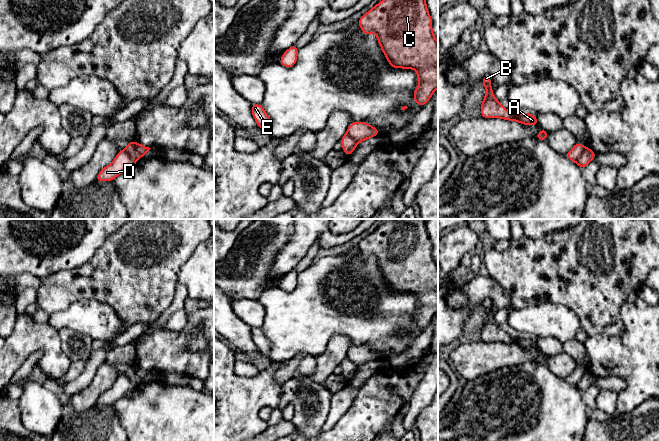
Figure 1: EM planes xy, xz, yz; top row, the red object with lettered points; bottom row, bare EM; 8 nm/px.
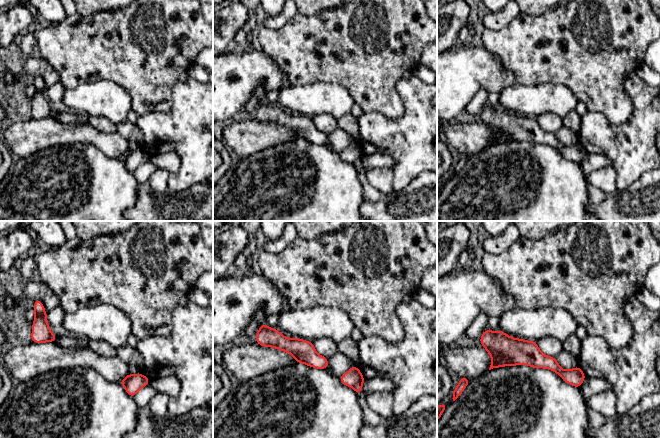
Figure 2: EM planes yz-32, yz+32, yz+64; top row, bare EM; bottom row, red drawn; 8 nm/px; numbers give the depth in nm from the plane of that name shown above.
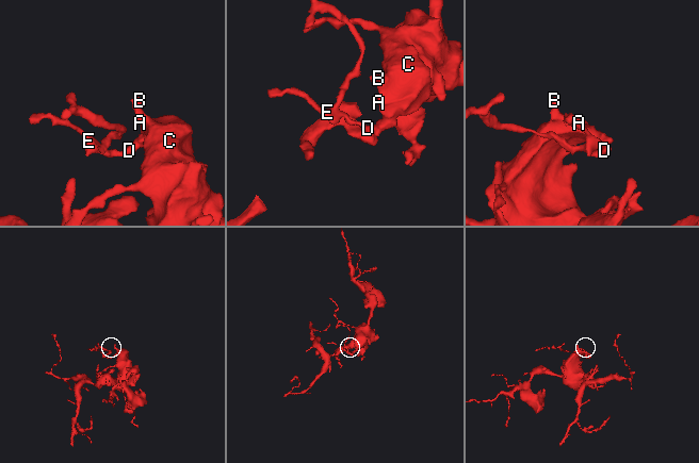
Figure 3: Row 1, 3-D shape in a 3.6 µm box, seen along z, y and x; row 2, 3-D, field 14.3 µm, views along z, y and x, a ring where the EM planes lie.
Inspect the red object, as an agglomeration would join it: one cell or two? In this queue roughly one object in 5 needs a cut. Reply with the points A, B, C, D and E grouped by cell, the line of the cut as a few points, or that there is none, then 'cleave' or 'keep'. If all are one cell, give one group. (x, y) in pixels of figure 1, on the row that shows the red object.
A B C / D E; cut in yz along (586, 147), (575, 161); cleave

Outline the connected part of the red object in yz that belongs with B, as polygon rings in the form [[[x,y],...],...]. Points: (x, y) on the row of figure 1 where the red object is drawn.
[[[489,75],[483,77],[482,84],[487,91],[481,103],[480,116],[484,118],[502,118],[504,120],[517,121],[527,126],[539,125],[537,116],[524,112],[513,114],[502,106],[493,94],[491,77]]]

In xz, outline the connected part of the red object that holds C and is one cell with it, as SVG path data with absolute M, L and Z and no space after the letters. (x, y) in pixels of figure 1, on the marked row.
M382 0L358 22L365 35L376 34L381 50L392 68L417 71L419 84L413 97L416 104L424 106L438 88L438 41L432 30L426 0Z

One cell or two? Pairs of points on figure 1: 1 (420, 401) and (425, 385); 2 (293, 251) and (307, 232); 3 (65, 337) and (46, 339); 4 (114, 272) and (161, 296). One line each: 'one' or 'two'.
1: one
2: one
3: two
4: one

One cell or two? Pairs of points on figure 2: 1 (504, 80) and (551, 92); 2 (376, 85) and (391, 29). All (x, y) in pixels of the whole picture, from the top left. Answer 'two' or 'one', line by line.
1: two
2: one

